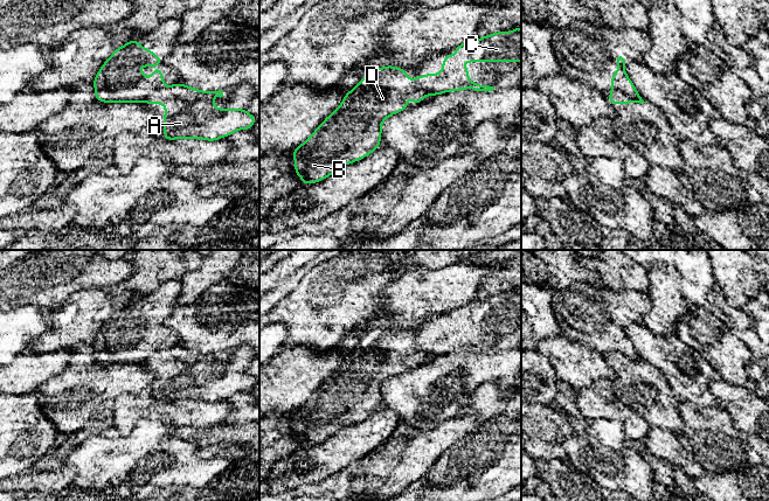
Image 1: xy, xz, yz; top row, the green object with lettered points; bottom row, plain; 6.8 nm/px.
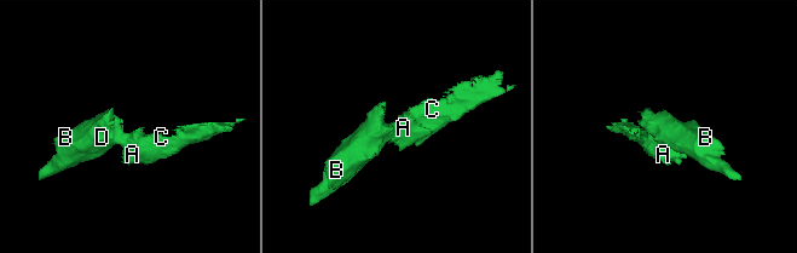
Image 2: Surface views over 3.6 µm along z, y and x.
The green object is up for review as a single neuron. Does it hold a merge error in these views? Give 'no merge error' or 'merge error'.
merge error

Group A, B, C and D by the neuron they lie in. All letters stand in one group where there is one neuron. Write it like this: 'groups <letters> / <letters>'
groups A C / B D

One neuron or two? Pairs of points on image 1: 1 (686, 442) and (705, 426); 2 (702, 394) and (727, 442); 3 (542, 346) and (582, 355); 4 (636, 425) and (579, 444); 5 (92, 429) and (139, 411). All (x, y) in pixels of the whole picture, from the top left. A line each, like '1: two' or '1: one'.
1: one
2: two
3: one
4: two
5: two

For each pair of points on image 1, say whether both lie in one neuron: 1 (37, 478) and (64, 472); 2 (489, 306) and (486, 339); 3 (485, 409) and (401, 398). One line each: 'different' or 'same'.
1: same
2: same
3: different

